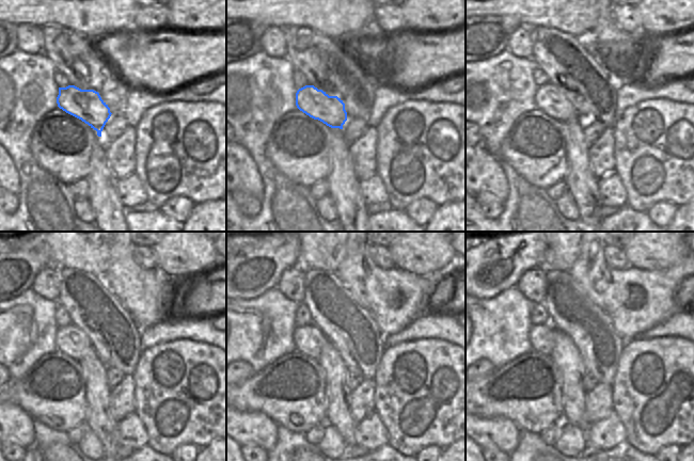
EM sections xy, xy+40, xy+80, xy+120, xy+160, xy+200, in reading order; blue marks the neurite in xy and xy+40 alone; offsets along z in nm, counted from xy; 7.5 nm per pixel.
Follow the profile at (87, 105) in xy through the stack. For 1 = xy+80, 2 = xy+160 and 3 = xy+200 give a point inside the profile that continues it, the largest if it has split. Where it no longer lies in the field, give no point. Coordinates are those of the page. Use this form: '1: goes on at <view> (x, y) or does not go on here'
1: goes on at xy+80 (549, 99)
2: goes on at xy+160 (309, 339)
3: goes on at xy+200 (541, 336)

